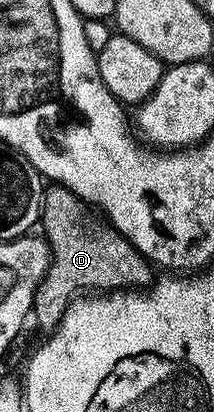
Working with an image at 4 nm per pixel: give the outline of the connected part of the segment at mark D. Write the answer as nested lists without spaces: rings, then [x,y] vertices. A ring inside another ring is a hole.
[[[51,184],[44,189],[39,226],[45,241],[51,247],[51,266],[35,290],[33,322],[46,332],[54,331],[67,305],[84,292],[110,292],[128,288],[147,288],[152,285],[152,263],[139,255],[137,248],[114,229],[106,228],[100,234],[90,234],[87,226],[75,213],[81,207],[80,199],[65,186]]]

